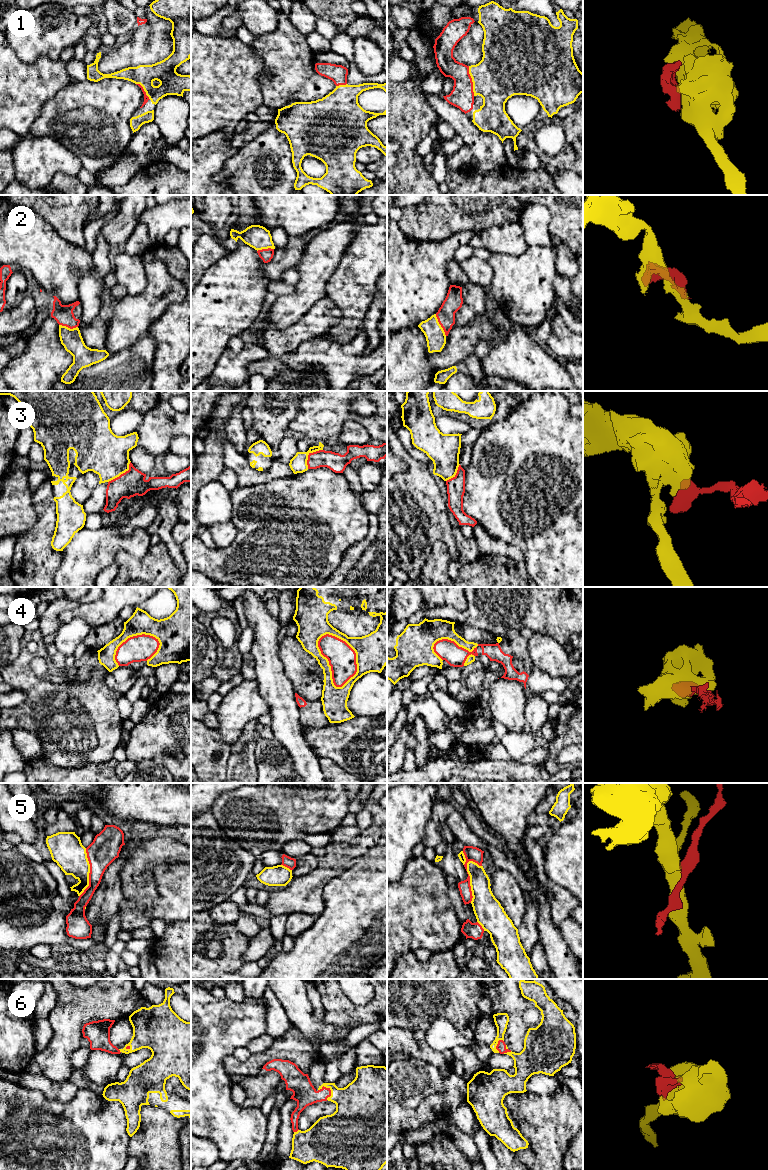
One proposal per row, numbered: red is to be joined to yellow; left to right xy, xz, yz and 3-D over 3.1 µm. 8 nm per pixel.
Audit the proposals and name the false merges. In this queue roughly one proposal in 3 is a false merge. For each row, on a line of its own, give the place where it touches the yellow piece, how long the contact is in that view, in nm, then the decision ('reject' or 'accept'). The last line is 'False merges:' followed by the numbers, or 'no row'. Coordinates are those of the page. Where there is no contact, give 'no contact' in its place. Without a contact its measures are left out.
1: contact yz (472, 81); length 240 nm; accept
2: contact yz (440, 325); length 200 nm; accept
3: contact xz (308, 454); length 200 nm; reject
4: contact xz (328, 662); length 460 nm; reject
5: contact yz (470, 877); length 420 nm; reject
6: contact xz (327, 1087); length 120 nm; accept
False merges: 3, 4, 5

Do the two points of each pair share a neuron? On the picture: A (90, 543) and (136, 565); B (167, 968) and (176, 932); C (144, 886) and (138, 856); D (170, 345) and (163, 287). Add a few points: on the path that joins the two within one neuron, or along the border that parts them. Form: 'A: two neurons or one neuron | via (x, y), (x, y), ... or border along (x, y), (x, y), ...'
A: two neurons | border along (138, 558), (120, 550), (115, 555), (113, 562)
B: one neuron | via (176, 959), (176, 941)
C: one neuron | via (138, 879), (138, 863)
D: two neurons | border along (180, 302), (170, 304), (150, 326)

